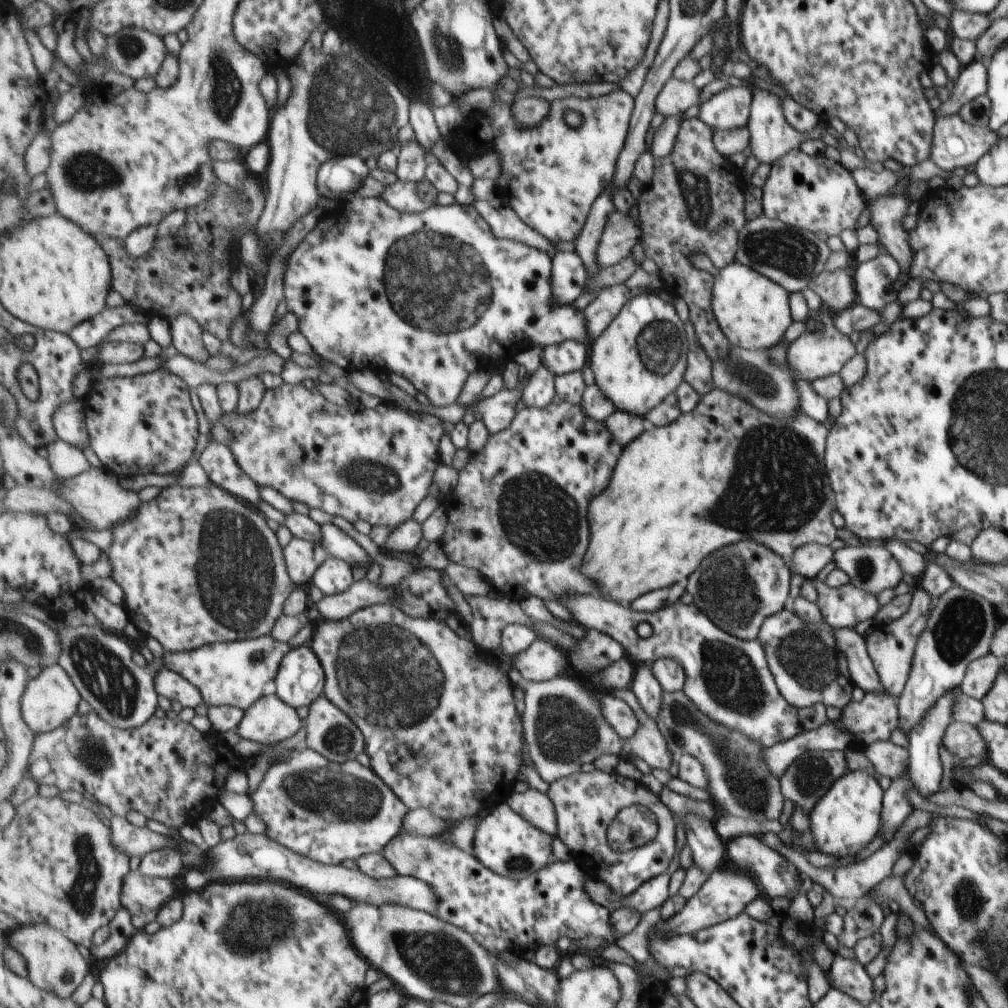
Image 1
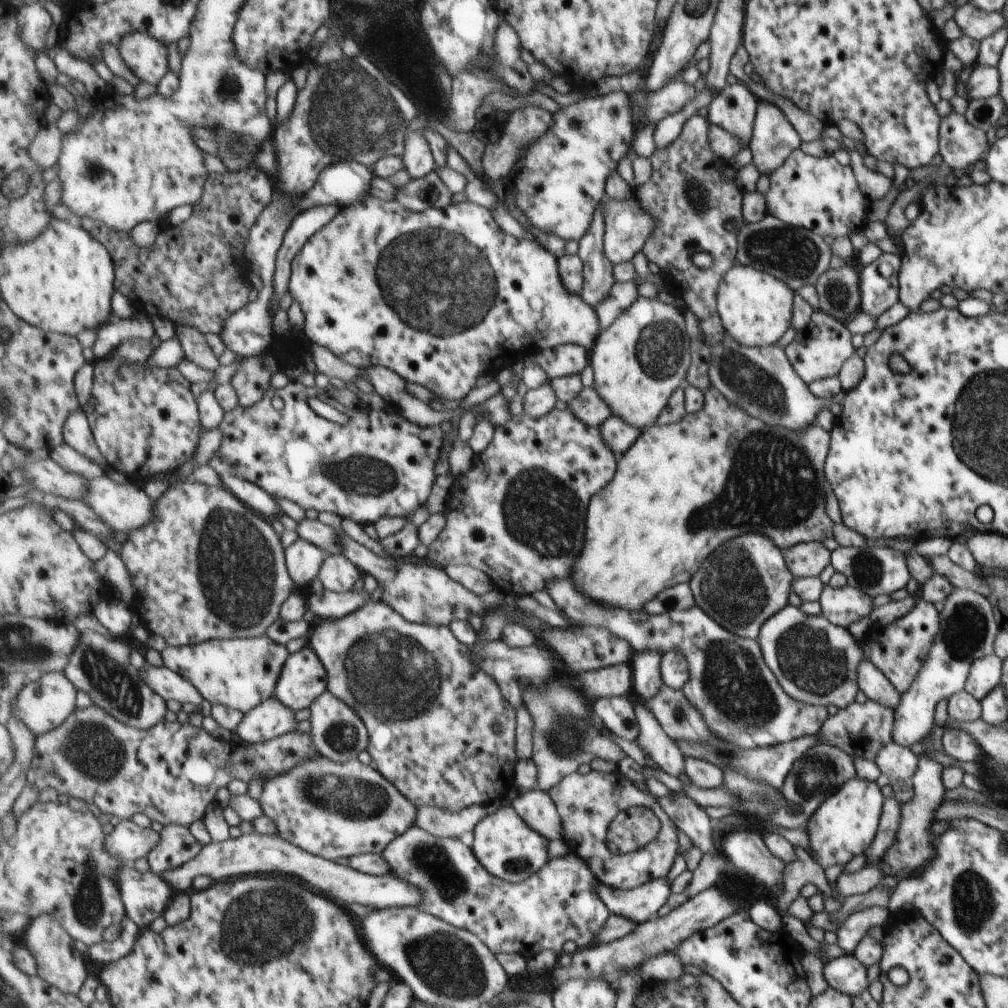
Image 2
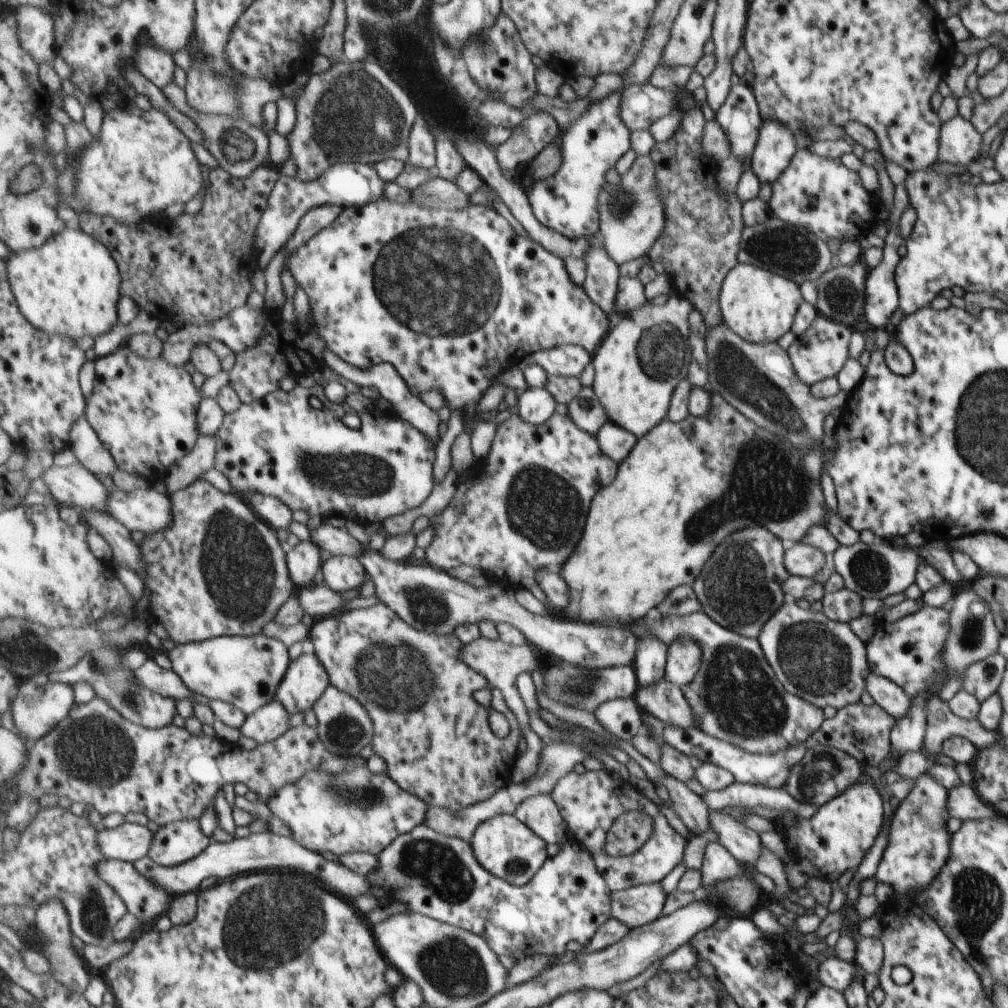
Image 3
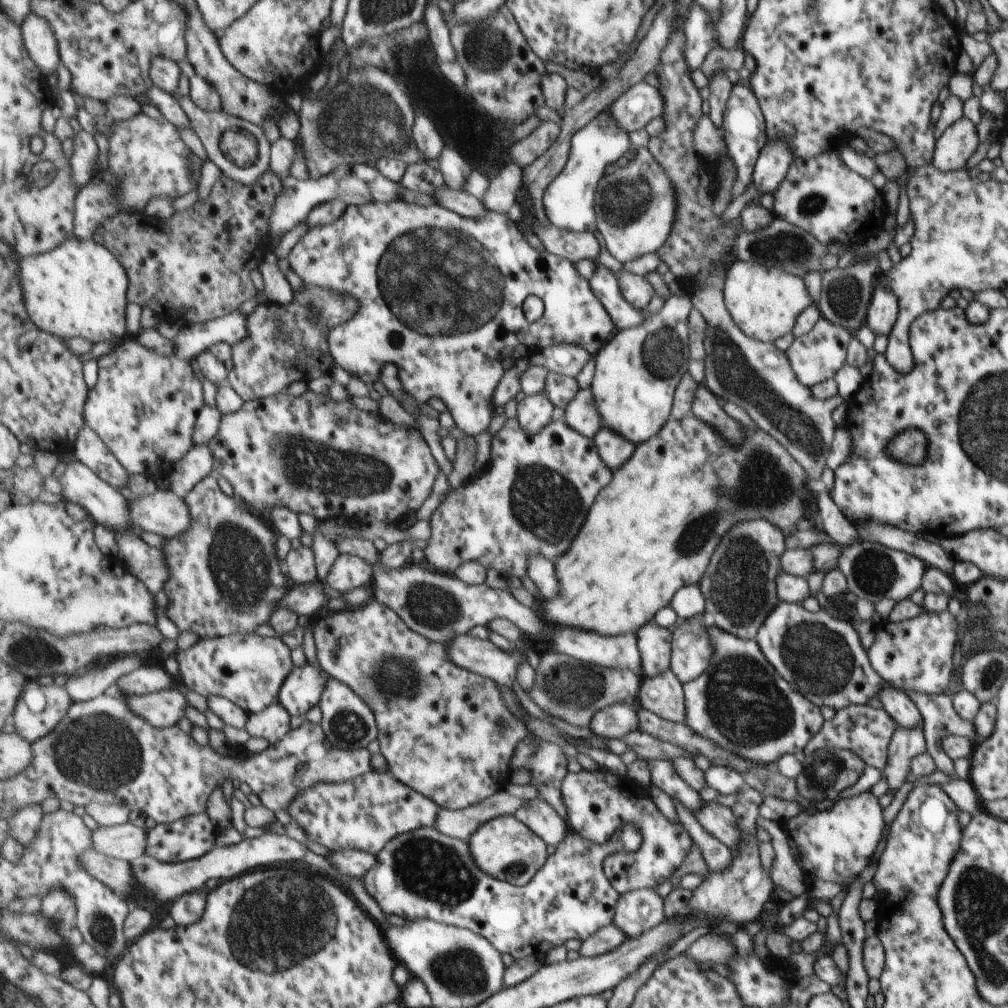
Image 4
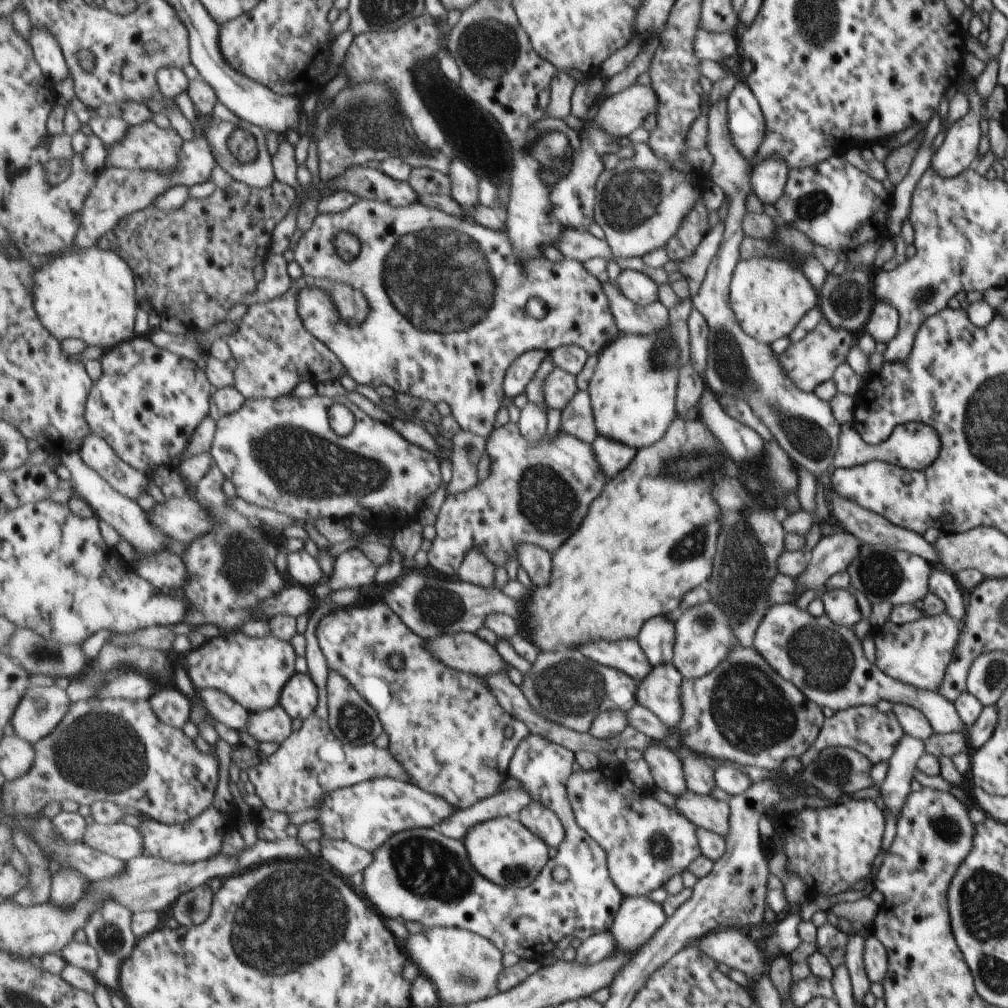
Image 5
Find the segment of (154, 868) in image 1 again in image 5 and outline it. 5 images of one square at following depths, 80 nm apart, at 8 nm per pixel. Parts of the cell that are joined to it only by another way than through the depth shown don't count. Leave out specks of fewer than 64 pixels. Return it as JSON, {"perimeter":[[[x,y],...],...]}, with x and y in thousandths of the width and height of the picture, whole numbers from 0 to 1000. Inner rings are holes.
{"perimeter":[[[209,800],[201,809],[191,813],[184,818],[167,818],[154,813],[147,812],[140,815],[137,822],[140,824],[143,835],[143,847],[149,850],[158,850],[171,856],[191,857],[203,855],[219,847],[221,836],[227,824],[237,824],[238,808],[236,805],[227,804],[219,806]]]}

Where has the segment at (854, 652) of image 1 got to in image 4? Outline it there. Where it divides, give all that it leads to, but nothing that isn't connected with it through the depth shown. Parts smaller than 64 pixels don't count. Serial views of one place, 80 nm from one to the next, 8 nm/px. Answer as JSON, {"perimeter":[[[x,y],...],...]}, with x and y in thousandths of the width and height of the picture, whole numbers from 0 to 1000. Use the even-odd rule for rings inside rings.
{"perimeter":[[[875,682],[870,690],[875,702],[891,718],[899,723],[915,722],[915,714],[910,701],[900,689],[887,682]]]}

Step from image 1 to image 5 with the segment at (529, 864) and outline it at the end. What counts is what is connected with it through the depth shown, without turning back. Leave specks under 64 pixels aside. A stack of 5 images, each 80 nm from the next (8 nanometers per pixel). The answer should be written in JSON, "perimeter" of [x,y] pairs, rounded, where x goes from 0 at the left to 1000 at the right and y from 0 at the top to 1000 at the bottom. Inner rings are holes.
{"perimeter":[[[493,811],[468,819],[460,831],[466,853],[481,871],[500,880],[523,881],[545,855],[545,838],[515,813]]]}

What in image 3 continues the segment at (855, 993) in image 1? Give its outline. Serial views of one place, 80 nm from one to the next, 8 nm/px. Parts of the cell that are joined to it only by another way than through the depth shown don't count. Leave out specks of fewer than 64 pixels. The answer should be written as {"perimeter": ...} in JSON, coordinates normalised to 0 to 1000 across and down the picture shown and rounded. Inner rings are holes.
{"perimeter":[[[826,948],[812,953],[810,958],[811,973],[819,979],[835,985],[845,975],[845,970],[854,965],[854,960],[845,953],[835,953]]]}

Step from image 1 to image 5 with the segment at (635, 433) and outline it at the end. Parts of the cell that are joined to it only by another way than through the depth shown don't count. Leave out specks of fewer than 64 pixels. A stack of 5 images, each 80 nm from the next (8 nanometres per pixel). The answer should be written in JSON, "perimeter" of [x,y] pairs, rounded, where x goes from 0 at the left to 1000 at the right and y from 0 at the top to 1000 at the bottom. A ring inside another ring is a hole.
{"perimeter":[[[594,432],[587,440],[596,466],[610,474],[633,451],[633,446]]]}

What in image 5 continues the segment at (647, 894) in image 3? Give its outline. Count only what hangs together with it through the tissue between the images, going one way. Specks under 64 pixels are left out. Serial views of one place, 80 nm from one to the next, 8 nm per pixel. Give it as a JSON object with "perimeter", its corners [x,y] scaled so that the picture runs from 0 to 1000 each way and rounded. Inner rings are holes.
{"perimeter":[[[642,889],[621,890],[605,923],[611,932],[610,944],[618,947],[630,945],[631,942],[634,942],[640,936],[644,935],[650,925],[658,919],[661,911],[656,898],[644,894]]]}

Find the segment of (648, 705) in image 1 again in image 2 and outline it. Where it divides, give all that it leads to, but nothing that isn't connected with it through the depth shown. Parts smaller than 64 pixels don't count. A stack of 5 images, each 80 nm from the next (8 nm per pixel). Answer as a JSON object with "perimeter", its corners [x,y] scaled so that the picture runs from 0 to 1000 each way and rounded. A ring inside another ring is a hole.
{"perimeter":[[[652,644],[629,649],[626,657],[629,667],[628,685],[636,690],[640,699],[657,680],[655,672],[655,655],[658,653]]]}

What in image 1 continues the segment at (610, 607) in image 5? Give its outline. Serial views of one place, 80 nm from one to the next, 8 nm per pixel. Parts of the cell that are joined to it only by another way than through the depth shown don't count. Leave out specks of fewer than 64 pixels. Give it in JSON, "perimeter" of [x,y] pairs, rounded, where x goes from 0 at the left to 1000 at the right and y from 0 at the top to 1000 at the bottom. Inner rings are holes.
{"perimeter":[[[706,385],[701,391],[695,392],[690,404],[683,410],[676,410],[668,419],[657,424],[644,423],[626,440],[619,444],[619,450],[615,452],[611,466],[607,472],[607,478],[600,487],[592,491],[585,500],[583,513],[585,516],[585,541],[579,555],[577,566],[584,570],[593,580],[594,589],[604,592],[606,597],[615,600],[625,600],[634,591],[652,585],[669,578],[679,578],[681,573],[689,566],[693,558],[709,548],[712,544],[721,543],[722,540],[734,536],[745,535],[759,541],[770,548],[776,555],[782,557],[786,548],[798,540],[813,539],[822,541],[828,534],[828,524],[822,516],[822,502],[826,506],[829,498],[826,498],[827,490],[822,484],[818,462],[816,462],[816,444],[819,444],[818,433],[821,433],[821,423],[812,420],[806,414],[797,411],[795,407],[783,418],[765,415],[763,412],[747,406],[734,394],[730,394]]]}

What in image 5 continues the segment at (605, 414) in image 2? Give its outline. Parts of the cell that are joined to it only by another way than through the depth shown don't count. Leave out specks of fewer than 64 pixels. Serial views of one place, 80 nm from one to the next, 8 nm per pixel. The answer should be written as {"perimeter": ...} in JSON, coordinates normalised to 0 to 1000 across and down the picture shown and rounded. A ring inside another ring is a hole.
{"perimeter":[[[574,388],[563,405],[560,405],[557,426],[563,431],[588,440],[595,432],[591,424],[590,410],[584,388]]]}

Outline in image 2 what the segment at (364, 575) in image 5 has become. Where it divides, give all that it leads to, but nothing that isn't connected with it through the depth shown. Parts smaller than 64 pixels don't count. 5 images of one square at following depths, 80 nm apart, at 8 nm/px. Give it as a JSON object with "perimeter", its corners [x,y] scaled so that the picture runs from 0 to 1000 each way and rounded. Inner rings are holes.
{"perimeter":[[[340,549],[325,550],[315,569],[320,583],[335,588],[348,586],[348,583],[356,577],[356,573],[360,573],[361,570],[359,565]]]}

